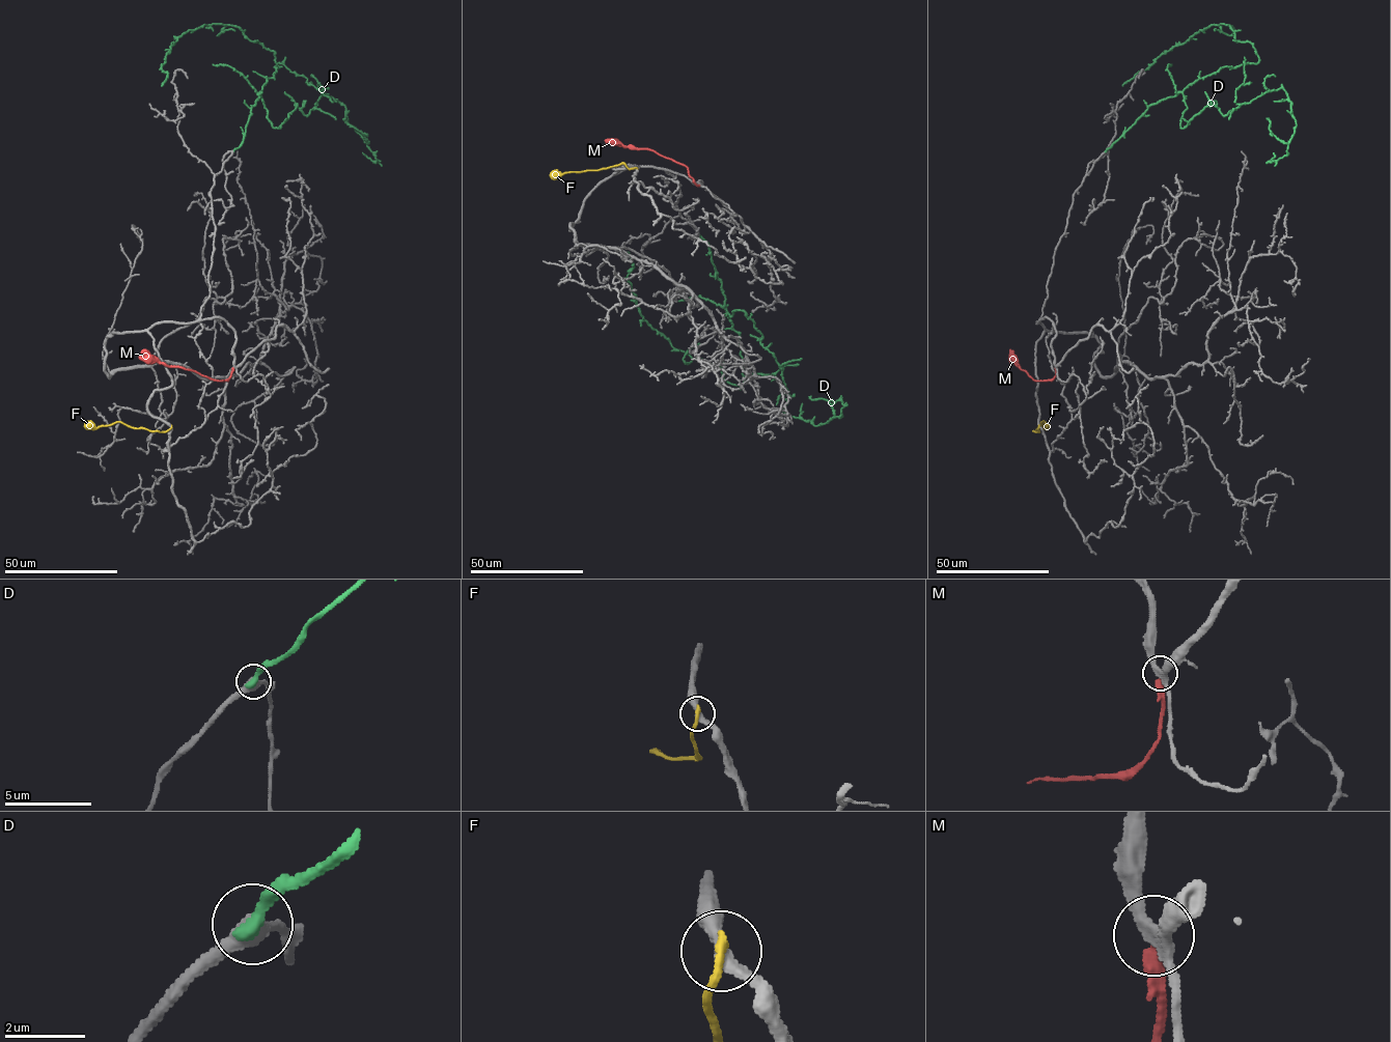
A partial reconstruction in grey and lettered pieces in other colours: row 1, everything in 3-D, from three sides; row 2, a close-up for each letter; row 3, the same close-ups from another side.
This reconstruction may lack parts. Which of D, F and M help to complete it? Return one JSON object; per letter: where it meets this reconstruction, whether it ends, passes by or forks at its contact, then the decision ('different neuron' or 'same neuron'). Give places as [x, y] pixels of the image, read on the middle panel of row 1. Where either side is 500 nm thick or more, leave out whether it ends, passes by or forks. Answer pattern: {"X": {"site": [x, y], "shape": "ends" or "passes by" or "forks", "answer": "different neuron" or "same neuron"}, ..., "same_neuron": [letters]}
{"D": {"site": [699, 235], "shape": "ends", "answer": "same neuron"}, "F": {"site": [637, 168], "shape": "ends", "answer": "different neuron"}, "M": {"site": [699, 186], "shape": "ends", "answer": "different neuron"}, "same_neuron": ["D"]}

